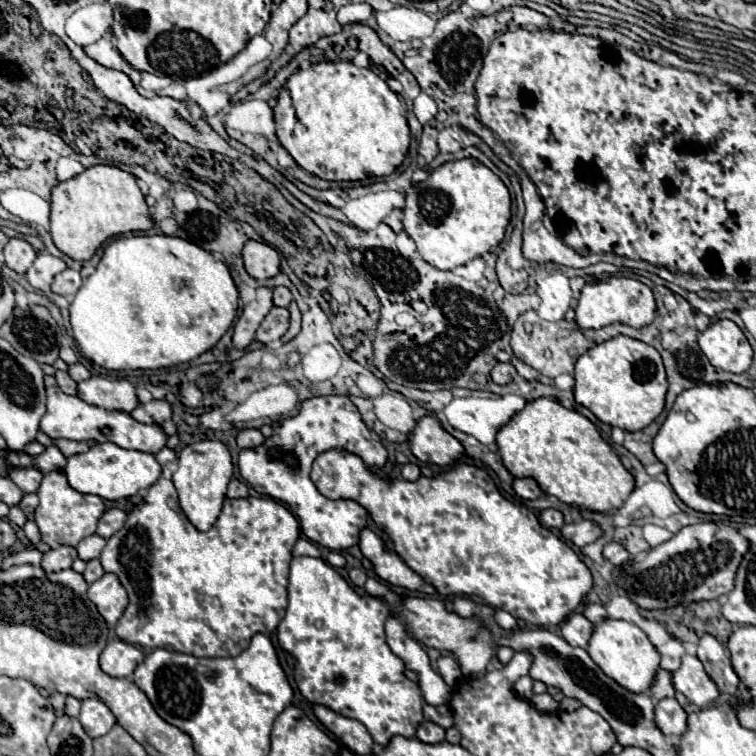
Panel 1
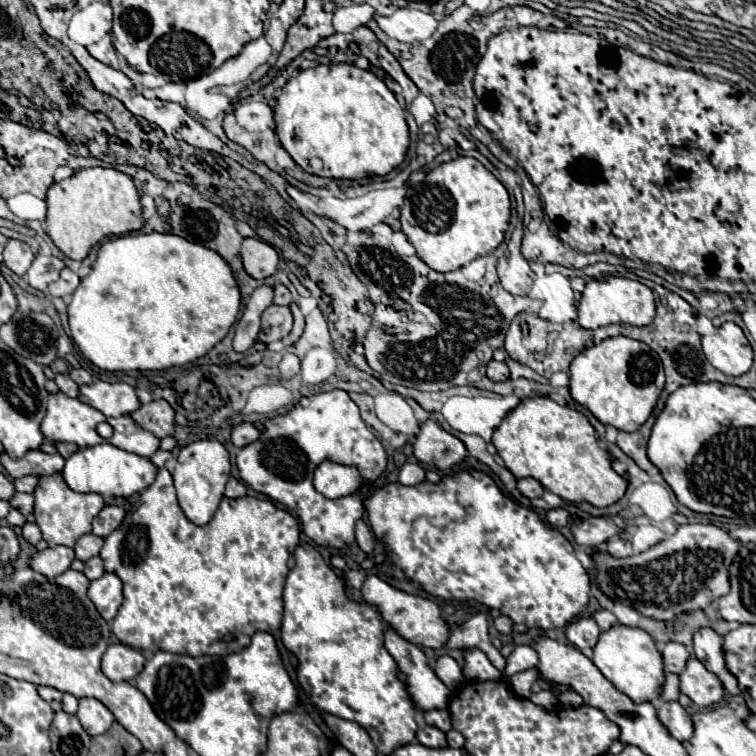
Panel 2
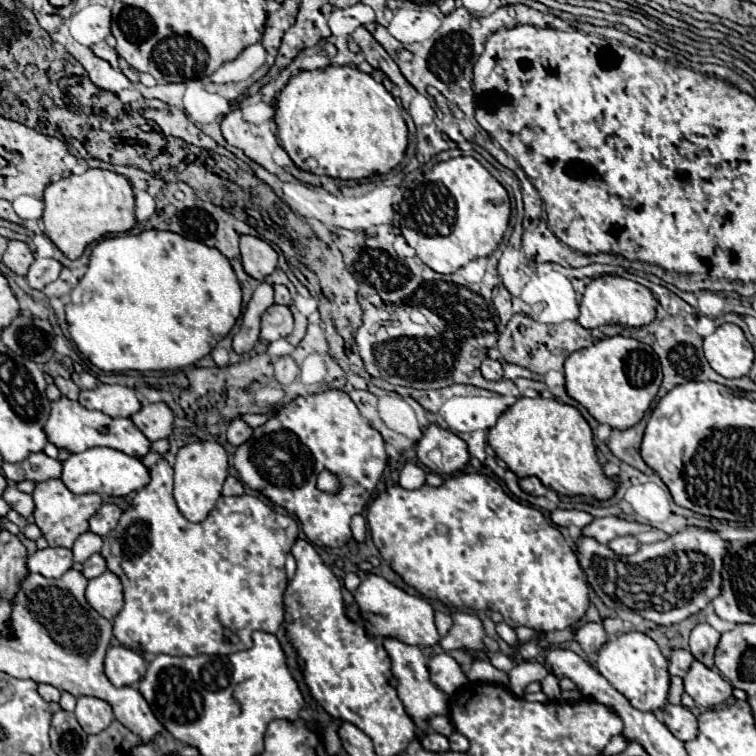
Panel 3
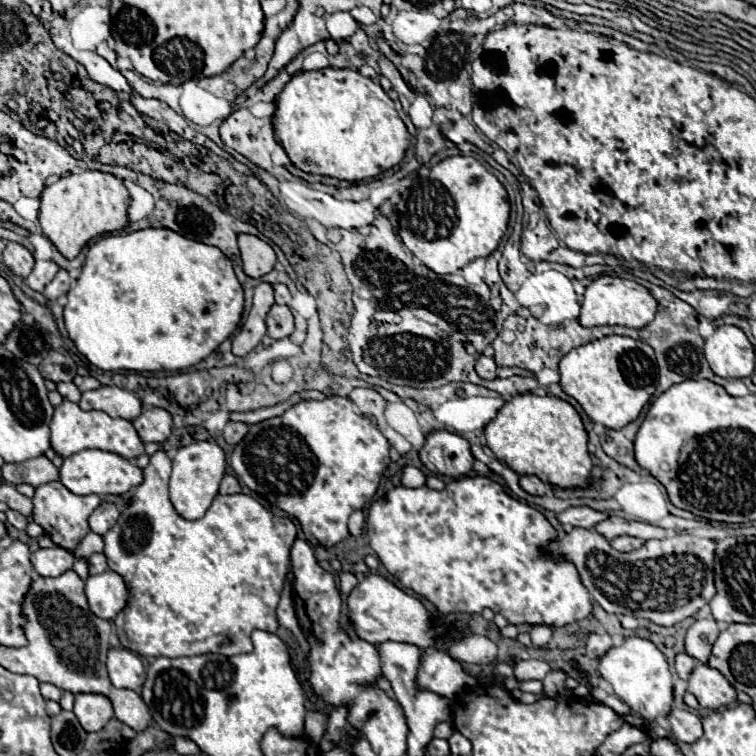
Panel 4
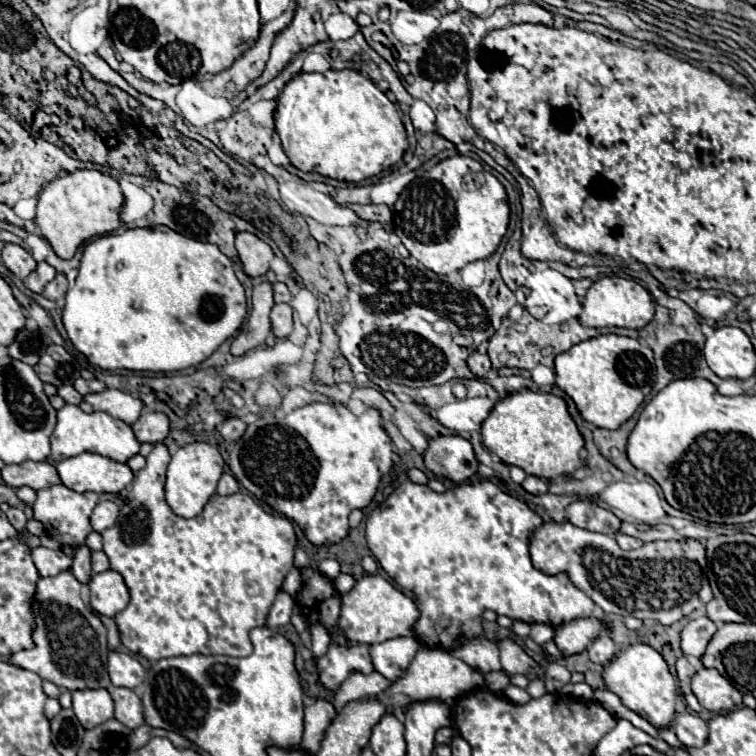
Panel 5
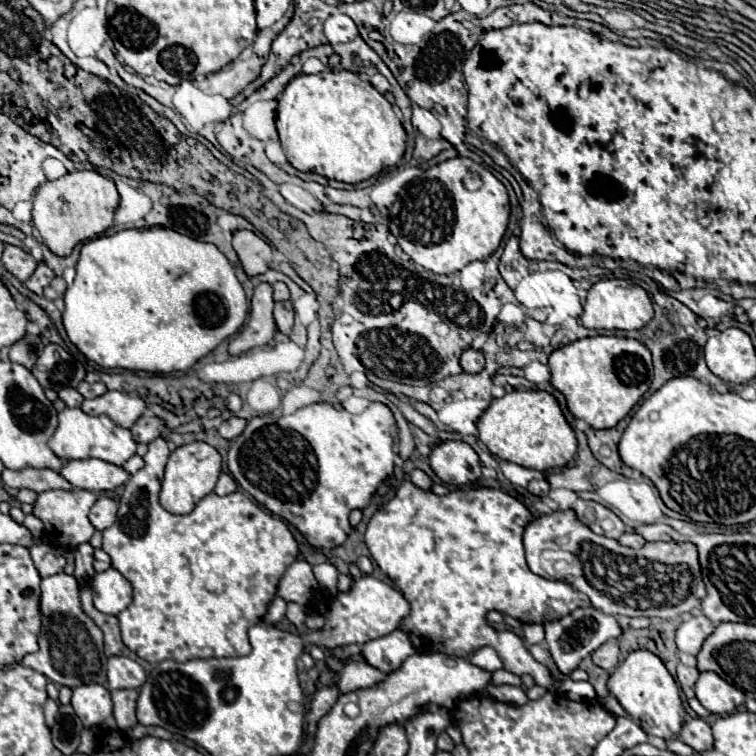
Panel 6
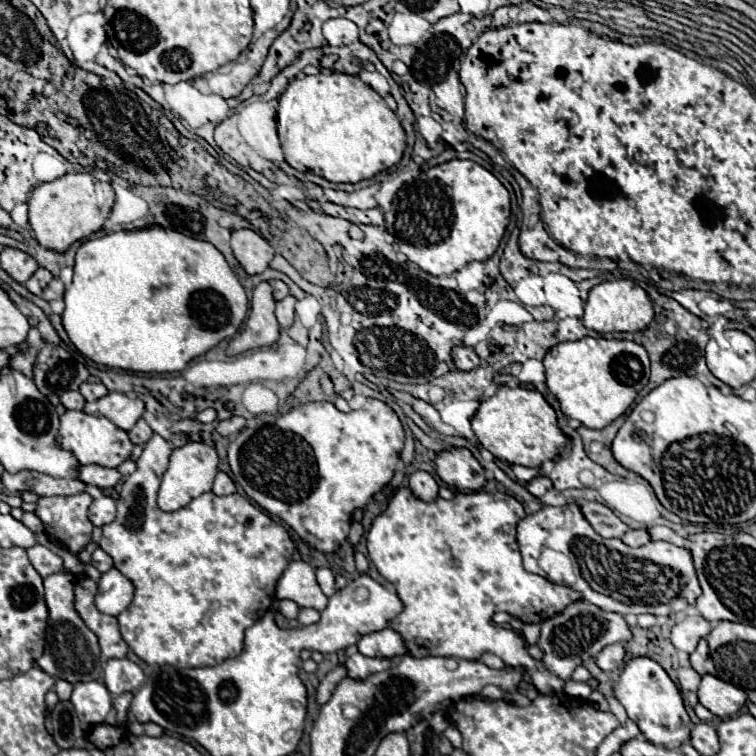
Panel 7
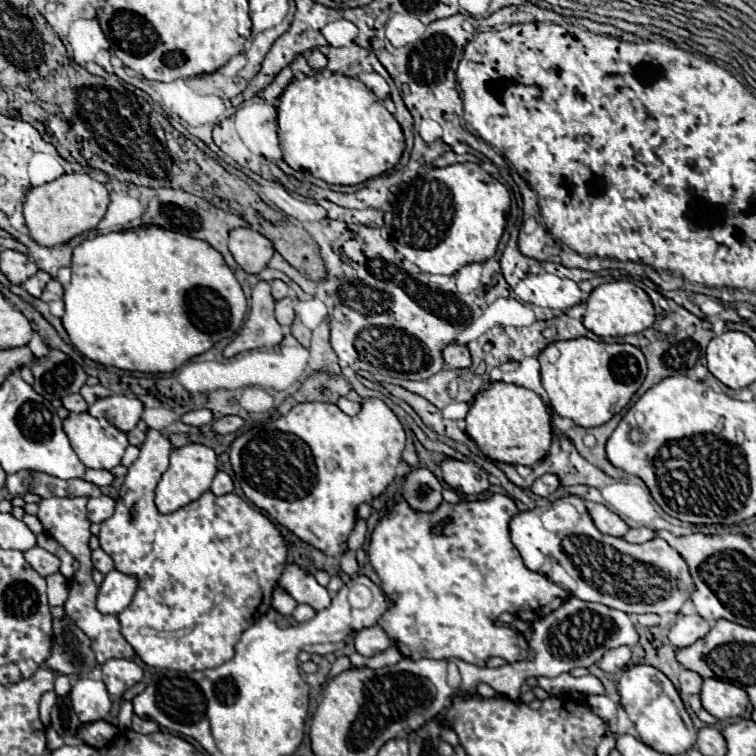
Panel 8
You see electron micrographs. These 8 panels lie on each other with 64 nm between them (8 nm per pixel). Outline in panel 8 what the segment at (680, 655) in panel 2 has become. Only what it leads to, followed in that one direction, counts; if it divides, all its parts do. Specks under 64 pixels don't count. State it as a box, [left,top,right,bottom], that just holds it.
[680,670,702,694]

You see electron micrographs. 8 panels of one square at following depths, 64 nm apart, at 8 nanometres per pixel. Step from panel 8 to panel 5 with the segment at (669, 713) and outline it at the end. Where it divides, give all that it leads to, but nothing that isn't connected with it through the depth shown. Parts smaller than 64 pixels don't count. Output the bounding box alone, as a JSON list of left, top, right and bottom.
[604,644,676,726]

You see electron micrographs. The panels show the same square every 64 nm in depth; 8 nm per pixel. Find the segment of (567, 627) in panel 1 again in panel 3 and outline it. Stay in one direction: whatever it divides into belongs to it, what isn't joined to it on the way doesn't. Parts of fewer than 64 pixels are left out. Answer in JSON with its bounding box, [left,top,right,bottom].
[574,622,608,654]

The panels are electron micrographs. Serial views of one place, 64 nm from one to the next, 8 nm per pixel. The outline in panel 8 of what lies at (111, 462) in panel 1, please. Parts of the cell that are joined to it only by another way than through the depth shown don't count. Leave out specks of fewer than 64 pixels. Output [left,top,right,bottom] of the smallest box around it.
[84,468,116,486]

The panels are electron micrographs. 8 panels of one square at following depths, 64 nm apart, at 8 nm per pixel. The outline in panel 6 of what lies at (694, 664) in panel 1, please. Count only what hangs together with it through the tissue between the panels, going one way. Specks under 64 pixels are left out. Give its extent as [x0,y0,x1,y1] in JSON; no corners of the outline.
[694,672,744,714]

